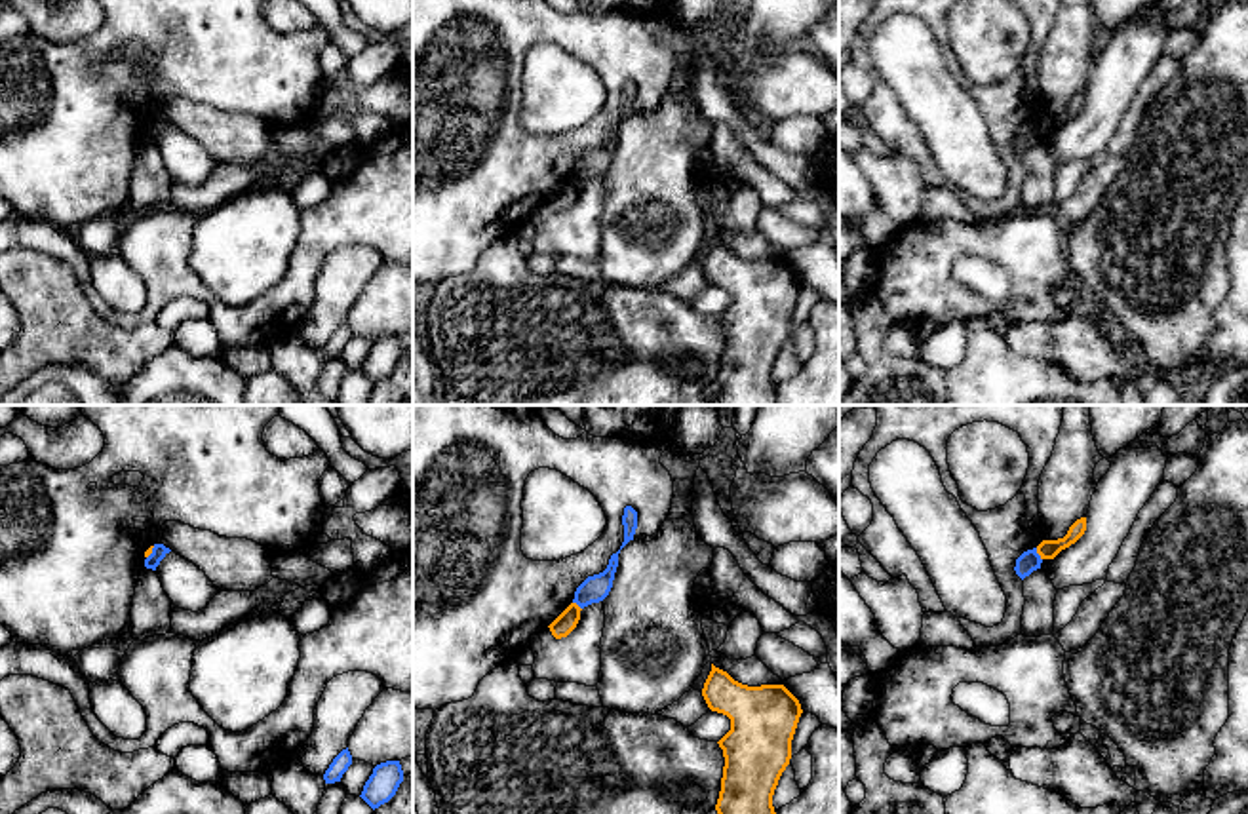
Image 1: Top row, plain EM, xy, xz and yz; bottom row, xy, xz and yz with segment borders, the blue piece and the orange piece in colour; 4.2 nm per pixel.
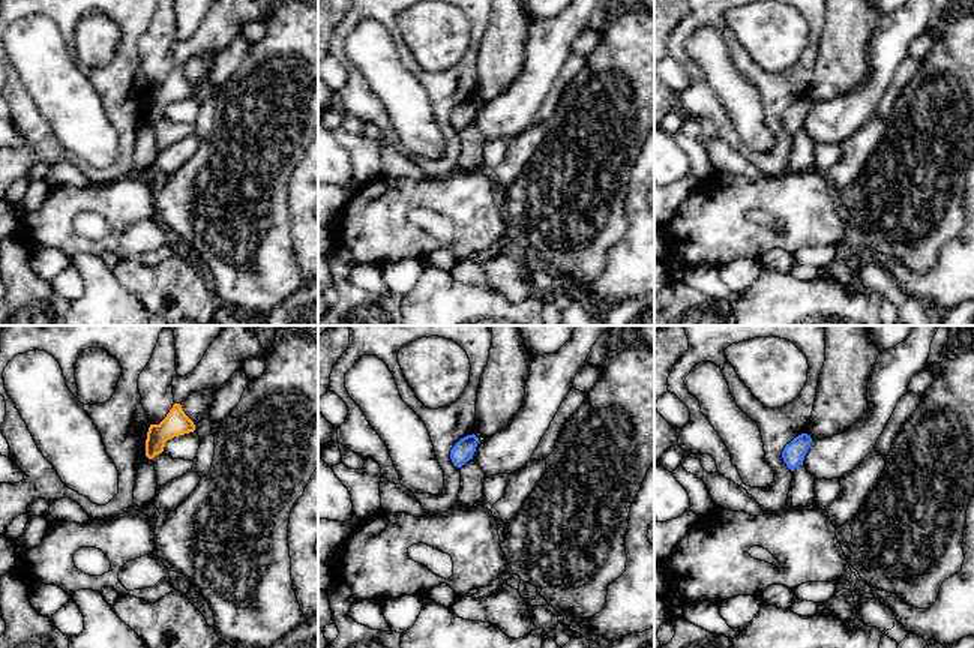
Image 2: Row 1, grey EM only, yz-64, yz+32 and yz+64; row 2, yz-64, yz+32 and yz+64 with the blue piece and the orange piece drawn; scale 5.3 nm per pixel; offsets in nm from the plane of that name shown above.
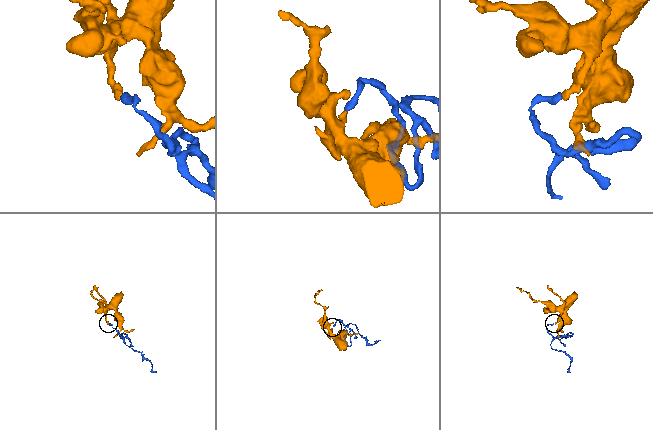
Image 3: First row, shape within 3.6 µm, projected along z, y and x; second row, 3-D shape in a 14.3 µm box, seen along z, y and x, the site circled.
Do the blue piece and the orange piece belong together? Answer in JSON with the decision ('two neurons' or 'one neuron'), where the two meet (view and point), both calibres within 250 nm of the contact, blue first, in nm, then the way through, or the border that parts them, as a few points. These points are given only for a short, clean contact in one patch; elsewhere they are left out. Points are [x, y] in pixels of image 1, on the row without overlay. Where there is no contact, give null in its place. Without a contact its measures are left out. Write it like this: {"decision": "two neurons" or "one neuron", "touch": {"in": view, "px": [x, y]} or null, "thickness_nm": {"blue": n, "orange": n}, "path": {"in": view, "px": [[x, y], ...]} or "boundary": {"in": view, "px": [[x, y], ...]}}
{"decision": "two neurons", "touch": {"in": "yz", "px": [1037, 128]}, "thickness_nm": {"blue": 90, "orange": 80}, "boundary": {"in": "yz", "px": [[1035, 122], [1041, 134]]}}

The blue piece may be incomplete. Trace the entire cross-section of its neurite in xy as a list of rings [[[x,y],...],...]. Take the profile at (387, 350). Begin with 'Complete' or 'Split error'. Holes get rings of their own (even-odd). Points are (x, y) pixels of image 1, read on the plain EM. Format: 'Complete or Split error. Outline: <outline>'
Complete. Outline: [[[400,335],[380,337],[373,342],[360,371],[375,384],[396,369],[401,356],[403,344]]]

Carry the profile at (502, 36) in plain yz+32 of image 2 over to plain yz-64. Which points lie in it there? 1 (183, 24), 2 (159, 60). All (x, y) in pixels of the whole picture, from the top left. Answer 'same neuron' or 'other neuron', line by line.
1: other neuron
2: same neuron

